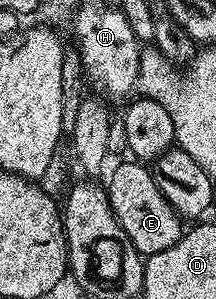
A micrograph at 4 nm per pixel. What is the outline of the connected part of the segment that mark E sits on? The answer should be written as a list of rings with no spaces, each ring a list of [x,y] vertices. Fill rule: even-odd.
[[[127,160],[118,164],[106,180],[108,198],[119,225],[129,235],[141,256],[149,257],[172,247],[184,232],[184,226],[181,225],[181,216],[157,186],[153,172],[141,162]]]

